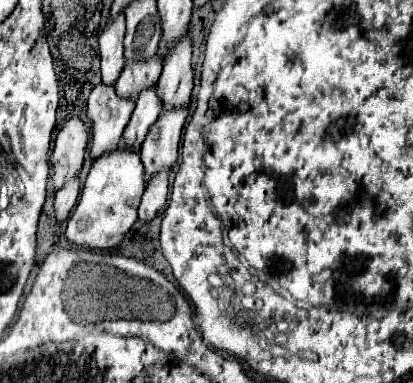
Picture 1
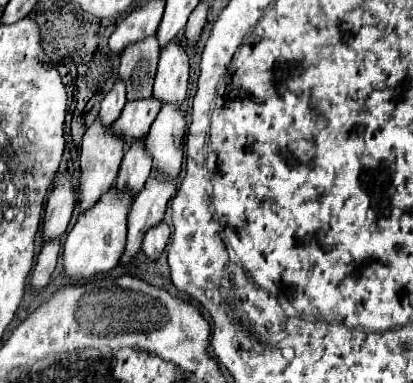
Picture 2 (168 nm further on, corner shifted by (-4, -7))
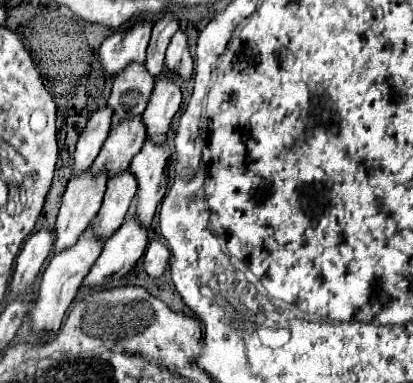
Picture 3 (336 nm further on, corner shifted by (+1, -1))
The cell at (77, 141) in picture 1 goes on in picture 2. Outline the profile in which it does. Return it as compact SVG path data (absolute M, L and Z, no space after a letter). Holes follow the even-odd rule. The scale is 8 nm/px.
M63 173L57 177L57 183L49 193L43 217L43 243L49 243L51 239L61 239L65 235L75 203L77 187L71 185L71 175Z

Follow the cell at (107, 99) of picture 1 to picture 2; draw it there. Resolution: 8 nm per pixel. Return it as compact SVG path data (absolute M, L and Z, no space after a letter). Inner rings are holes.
M97 121L87 129L85 137L83 137L83 149L81 149L81 175L79 175L79 199L77 199L77 205L83 211L87 211L89 207L93 207L99 197L109 191L115 183L115 177L117 177L117 171L119 171L119 165L121 165L121 159L123 159L123 153L125 153L125 141L117 139L109 127L101 127Z

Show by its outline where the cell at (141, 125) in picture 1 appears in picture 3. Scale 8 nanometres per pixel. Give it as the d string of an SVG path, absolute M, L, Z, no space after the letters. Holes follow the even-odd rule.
M130 169L108 179L108 189L102 207L92 223L92 229L98 237L110 237L122 225L134 195L136 195L136 177L132 177Z

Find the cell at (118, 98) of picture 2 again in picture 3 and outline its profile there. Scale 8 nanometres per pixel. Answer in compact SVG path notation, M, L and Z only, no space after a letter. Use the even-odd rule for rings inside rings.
M108 105L100 107L98 111L94 111L90 115L90 119L88 119L78 143L76 143L74 173L88 169L94 163L108 131L110 131L110 121L112 121L112 109L108 109Z

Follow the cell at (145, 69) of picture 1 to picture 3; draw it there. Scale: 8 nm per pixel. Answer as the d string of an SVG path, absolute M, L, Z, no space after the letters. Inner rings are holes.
M130 117L116 125L112 125L96 161L92 163L92 171L108 169L108 173L120 173L128 169L132 157L142 149L146 139L146 125L142 117Z

